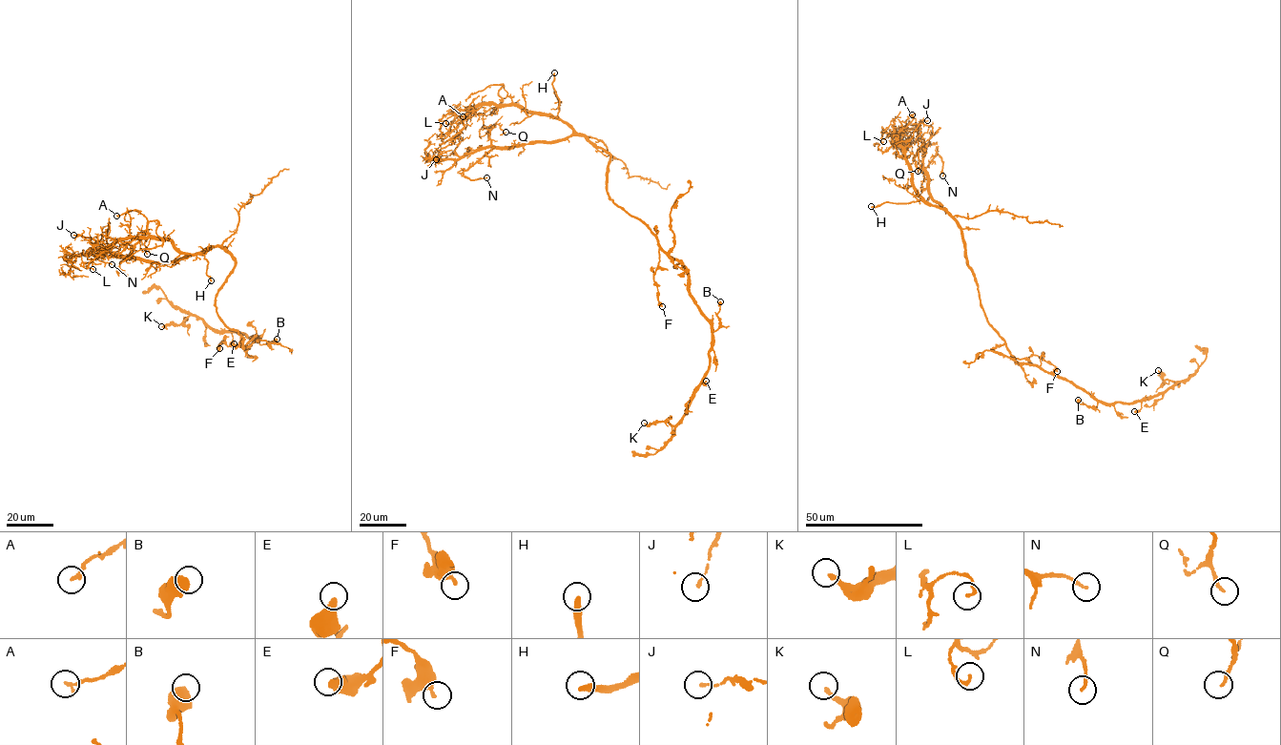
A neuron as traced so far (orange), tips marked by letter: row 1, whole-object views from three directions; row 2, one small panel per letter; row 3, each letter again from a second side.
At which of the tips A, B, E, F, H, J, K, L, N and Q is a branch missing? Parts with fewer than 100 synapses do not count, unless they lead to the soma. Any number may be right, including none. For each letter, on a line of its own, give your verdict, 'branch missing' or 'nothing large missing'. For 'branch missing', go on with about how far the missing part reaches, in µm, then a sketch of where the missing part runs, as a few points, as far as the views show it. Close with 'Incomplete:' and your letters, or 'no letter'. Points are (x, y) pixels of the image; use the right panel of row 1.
A: nothing large missing
B: nothing large missing
E: nothing large missing
F: nothing large missing
H: branch missing | 35 µm
J: nothing large missing
K: nothing large missing
L: nothing large missing
N: nothing large missing
Q: nothing large missing
Incomplete: H

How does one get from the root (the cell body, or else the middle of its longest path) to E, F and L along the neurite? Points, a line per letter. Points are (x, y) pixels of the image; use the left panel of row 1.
E: (226, 325), (240, 335), (240, 345), (244, 347), (256, 336), (253, 335), (258, 338), (234, 331), (234, 343)
F: (226, 325), (240, 335), (239, 345), (233, 347), (222, 341), (219, 348)
L: (226, 325), (216, 299), (235, 257), (223, 248), (185, 254), (167, 239), (125, 238), (95, 257), (92, 269)

